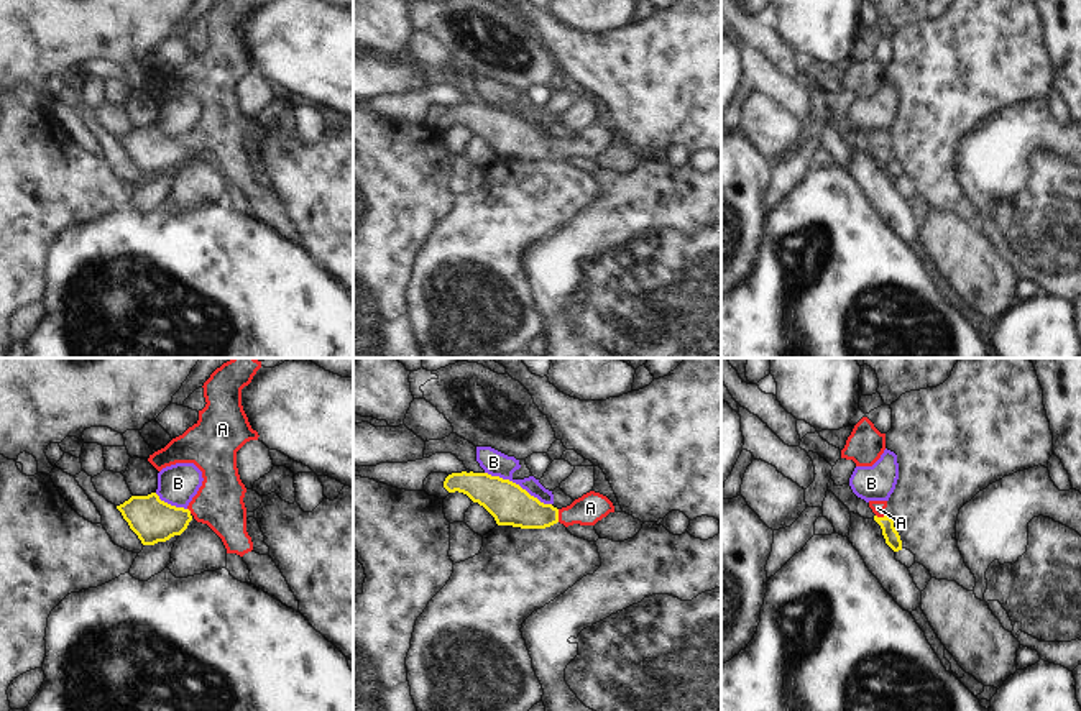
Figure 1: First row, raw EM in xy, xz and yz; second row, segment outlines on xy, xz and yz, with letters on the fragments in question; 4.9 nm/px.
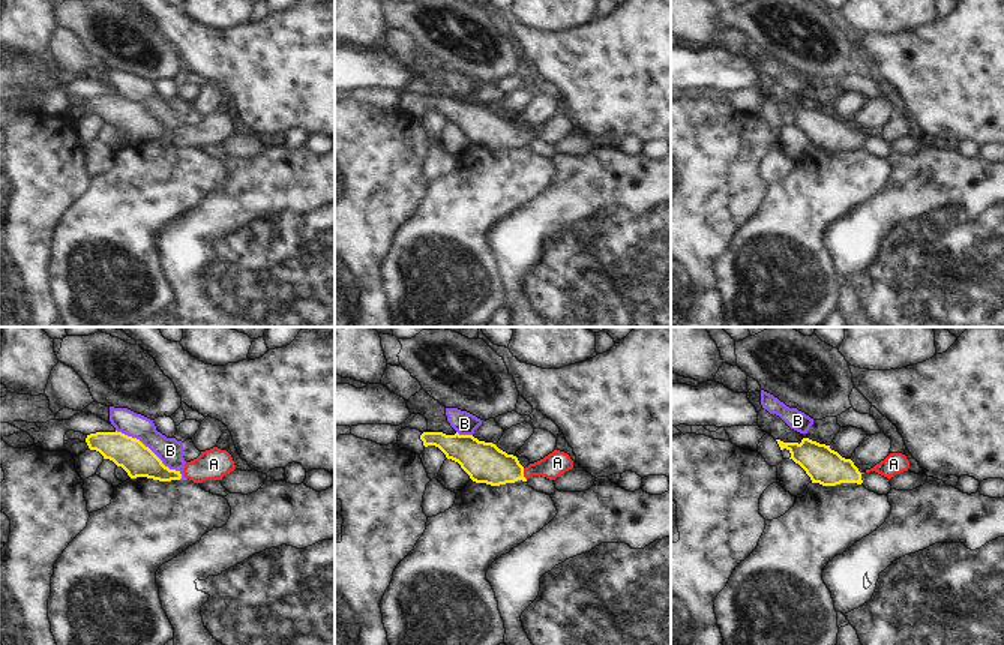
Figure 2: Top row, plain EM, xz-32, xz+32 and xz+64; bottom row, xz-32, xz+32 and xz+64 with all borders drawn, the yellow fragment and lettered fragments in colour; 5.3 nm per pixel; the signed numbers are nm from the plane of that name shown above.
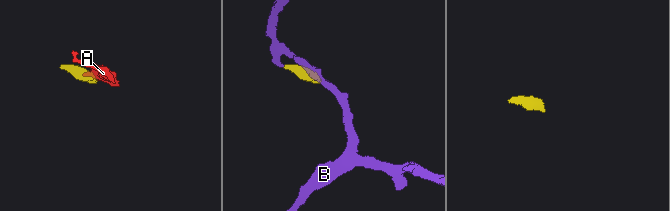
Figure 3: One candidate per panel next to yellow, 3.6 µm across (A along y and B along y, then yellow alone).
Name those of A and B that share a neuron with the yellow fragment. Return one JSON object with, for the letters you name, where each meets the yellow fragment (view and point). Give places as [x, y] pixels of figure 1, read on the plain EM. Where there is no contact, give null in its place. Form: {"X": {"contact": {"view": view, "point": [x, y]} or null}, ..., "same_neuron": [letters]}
{"A": {"contact": {"view": "xz", "point": [557, 148]}}, "same_neuron": ["A"]}

